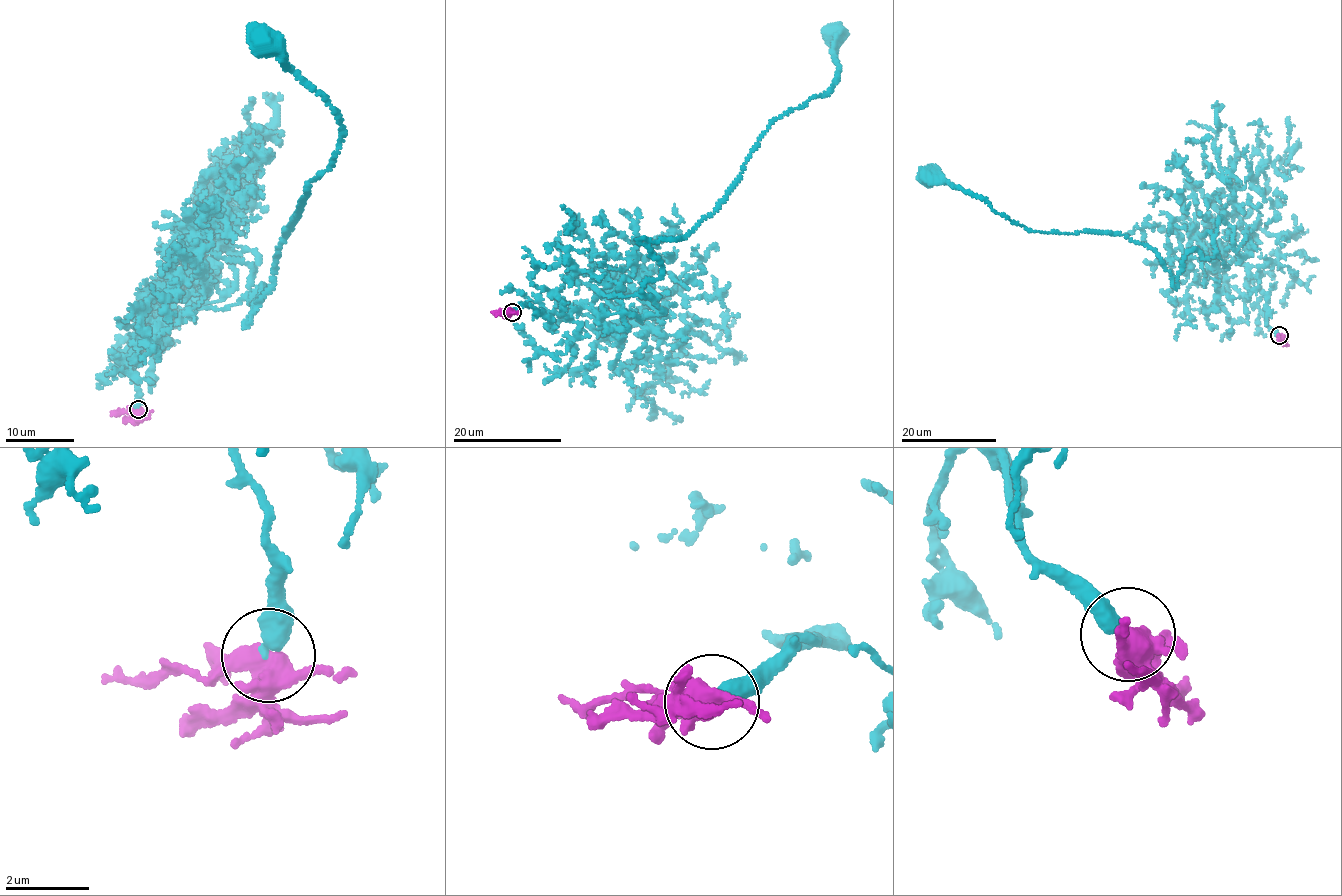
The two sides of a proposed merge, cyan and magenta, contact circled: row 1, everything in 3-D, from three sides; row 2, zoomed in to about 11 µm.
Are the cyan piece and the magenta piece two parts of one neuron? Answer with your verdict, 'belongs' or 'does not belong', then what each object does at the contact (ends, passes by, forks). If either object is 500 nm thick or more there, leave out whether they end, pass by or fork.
does not belong | cyan ends | magenta forks

